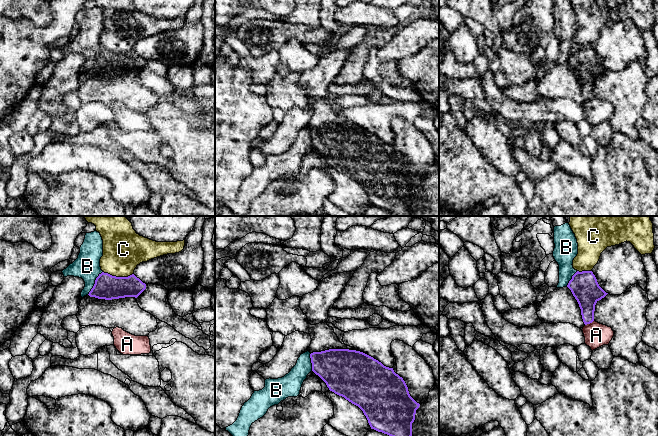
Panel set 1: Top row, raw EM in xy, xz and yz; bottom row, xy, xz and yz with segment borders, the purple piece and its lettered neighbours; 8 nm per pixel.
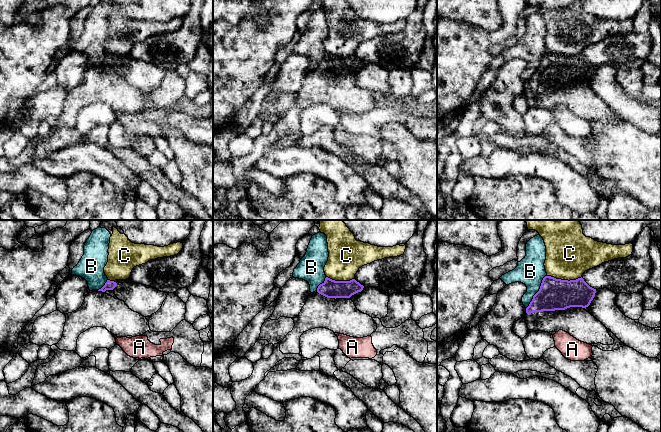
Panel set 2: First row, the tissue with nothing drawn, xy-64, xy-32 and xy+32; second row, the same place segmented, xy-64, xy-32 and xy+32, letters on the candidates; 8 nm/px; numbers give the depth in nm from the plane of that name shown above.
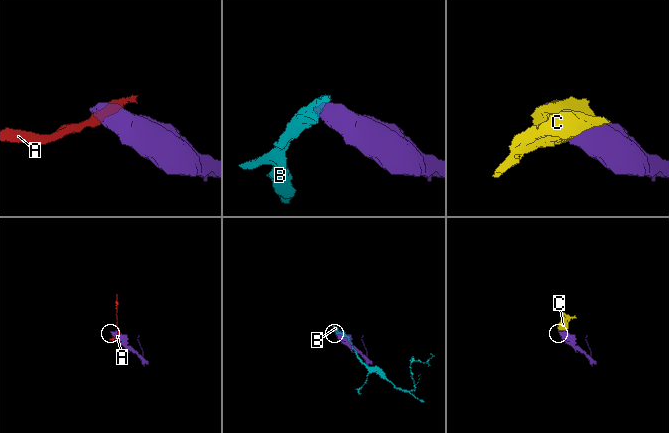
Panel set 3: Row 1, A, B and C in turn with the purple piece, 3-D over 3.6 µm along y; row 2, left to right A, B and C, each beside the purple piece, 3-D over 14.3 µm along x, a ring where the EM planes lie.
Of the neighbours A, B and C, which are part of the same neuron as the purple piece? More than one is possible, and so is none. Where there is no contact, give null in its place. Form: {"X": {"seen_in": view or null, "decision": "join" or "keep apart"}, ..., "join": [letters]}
{"A": {"seen_in": "yz", "decision": "keep apart"}, "B": {"seen_in": "xy", "decision": "keep apart"}, "C": {"seen_in": "xy", "decision": "keep apart"}, "join": []}

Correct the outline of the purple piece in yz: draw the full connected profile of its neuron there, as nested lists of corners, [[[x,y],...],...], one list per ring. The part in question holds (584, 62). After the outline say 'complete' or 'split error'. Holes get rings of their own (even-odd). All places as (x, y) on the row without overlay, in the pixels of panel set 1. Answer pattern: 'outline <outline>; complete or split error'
outline [[[577,47],[566,63],[544,72],[537,80],[537,91],[542,99],[570,99],[583,104],[594,97],[595,81],[607,70],[592,47]]]; split error

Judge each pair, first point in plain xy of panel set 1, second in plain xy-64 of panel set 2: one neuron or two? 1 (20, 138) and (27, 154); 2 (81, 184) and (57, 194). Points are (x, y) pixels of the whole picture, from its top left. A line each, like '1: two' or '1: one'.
1: two
2: two

